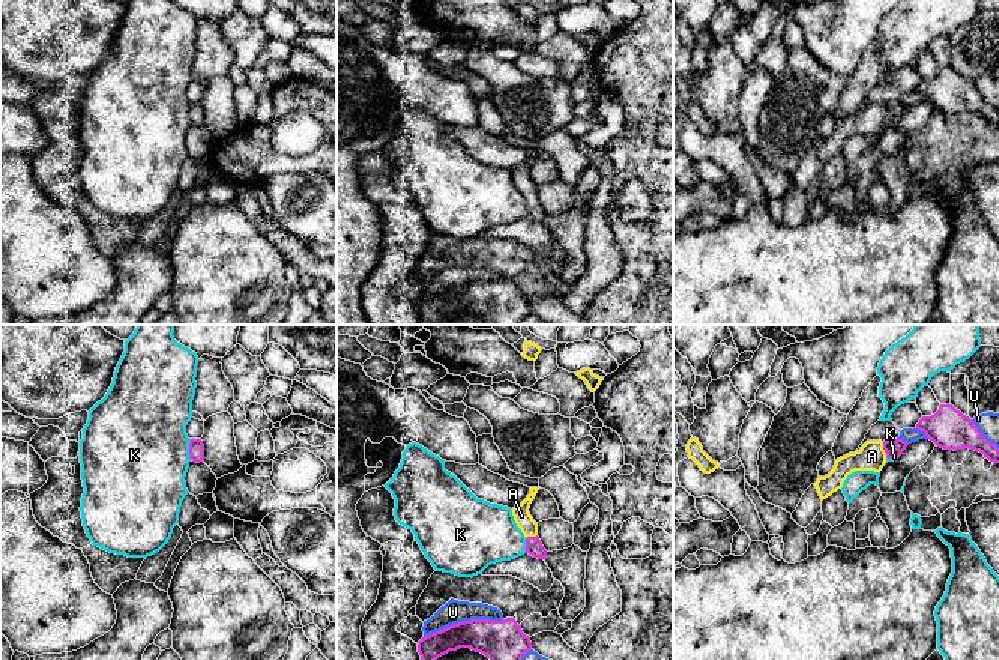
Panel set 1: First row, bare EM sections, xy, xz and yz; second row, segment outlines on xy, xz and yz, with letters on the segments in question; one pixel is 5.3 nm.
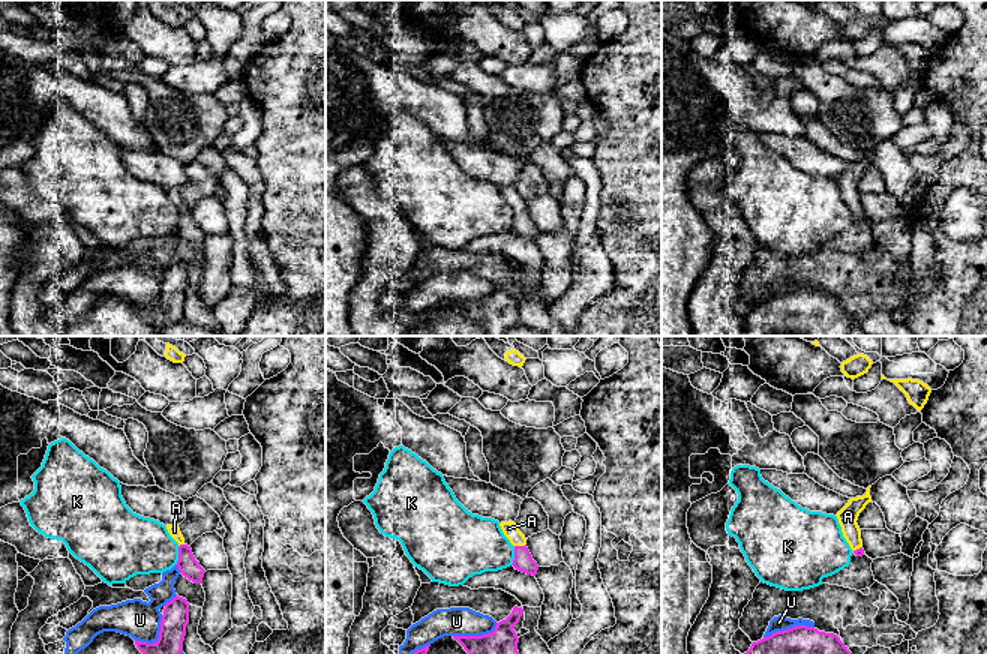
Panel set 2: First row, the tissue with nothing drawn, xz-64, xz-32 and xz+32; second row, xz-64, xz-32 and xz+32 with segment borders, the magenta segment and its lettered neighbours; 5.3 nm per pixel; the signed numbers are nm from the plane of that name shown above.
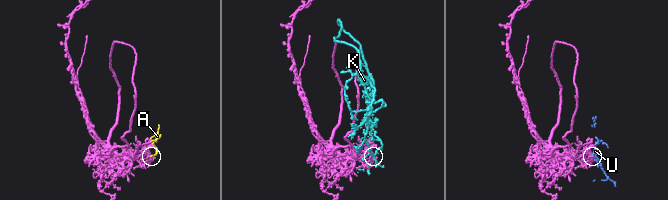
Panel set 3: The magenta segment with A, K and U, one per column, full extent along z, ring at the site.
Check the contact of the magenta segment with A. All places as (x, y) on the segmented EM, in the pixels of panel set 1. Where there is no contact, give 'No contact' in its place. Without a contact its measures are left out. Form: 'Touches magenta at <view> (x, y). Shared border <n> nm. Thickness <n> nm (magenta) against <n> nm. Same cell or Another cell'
Touches magenta at yz (884, 448). Shared border 90 nm. Thickness 100 nm (magenta) against 150 nm. Same cell

